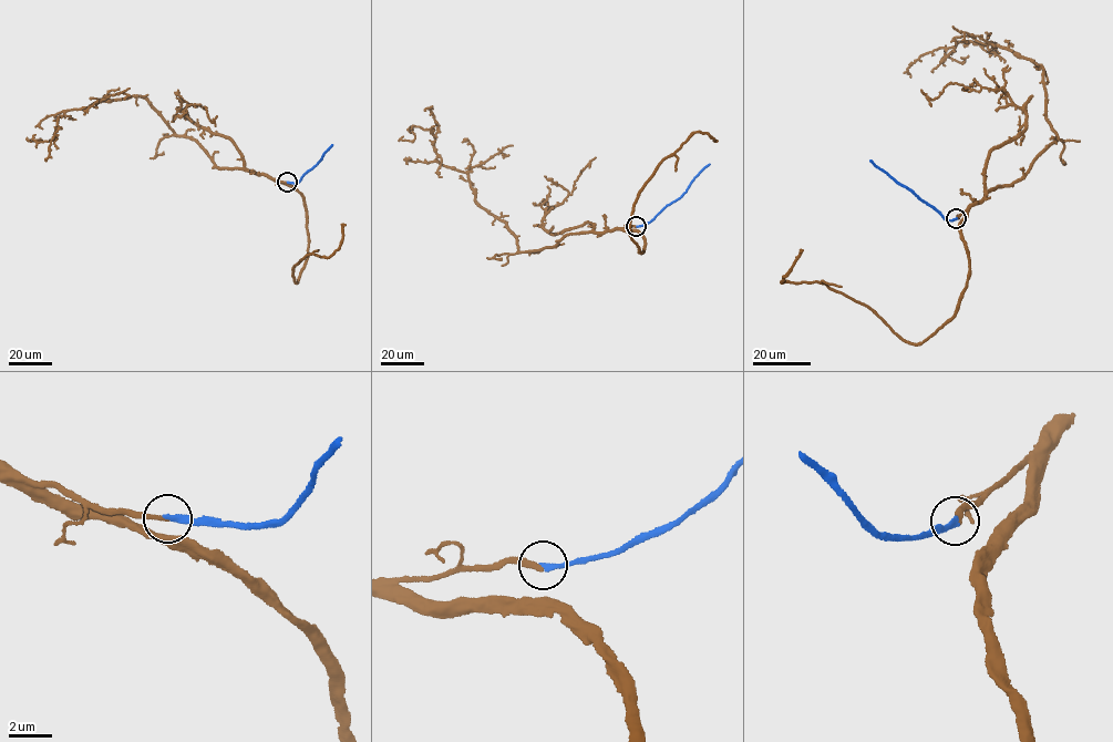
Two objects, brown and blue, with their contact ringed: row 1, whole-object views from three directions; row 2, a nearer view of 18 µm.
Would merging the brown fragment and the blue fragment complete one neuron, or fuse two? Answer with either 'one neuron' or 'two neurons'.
one neuron

